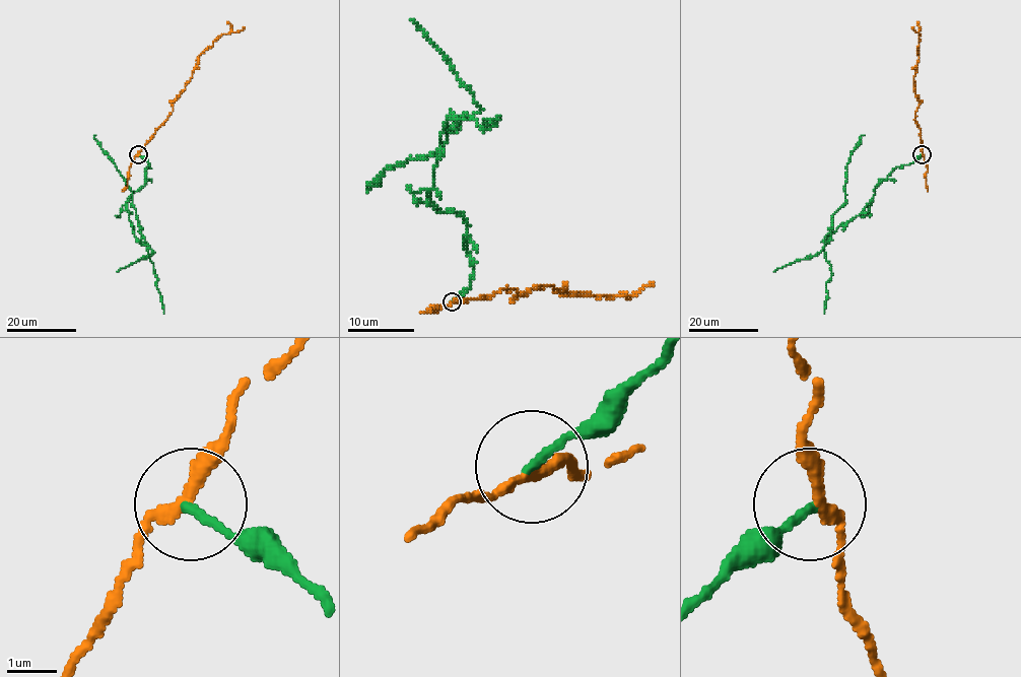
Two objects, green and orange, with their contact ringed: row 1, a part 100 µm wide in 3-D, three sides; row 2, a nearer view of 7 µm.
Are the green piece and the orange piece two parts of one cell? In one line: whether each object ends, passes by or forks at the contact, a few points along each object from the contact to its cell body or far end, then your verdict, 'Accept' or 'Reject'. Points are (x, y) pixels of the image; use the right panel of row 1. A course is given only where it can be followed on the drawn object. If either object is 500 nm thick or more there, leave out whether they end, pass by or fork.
At the ring green ends. At the ring orange passes by. Course of green: (922, 154), (893, 168), (863, 211), (841, 223), (827, 243), (832, 215), (845, 202), (849, 154), (864, 135). Course of orange: (923, 154), (921, 129), (914, 119), (919, 102), (912, 80), (919, 35), (912, 26). Reject

